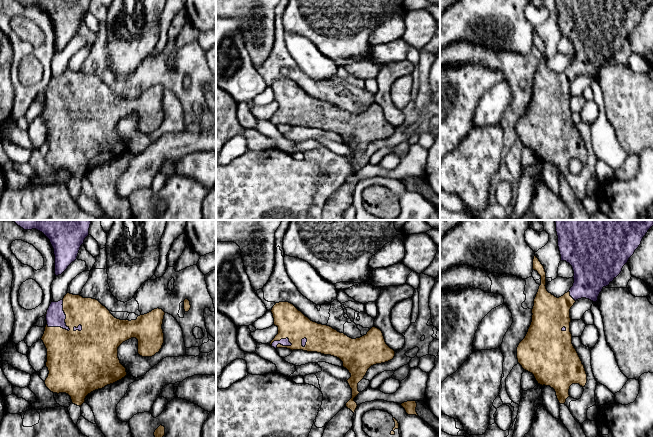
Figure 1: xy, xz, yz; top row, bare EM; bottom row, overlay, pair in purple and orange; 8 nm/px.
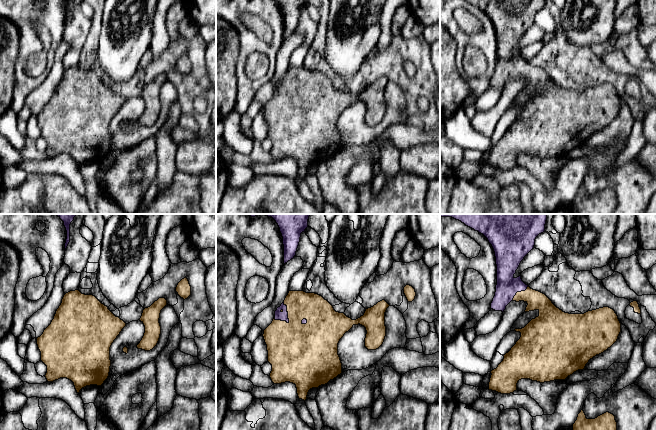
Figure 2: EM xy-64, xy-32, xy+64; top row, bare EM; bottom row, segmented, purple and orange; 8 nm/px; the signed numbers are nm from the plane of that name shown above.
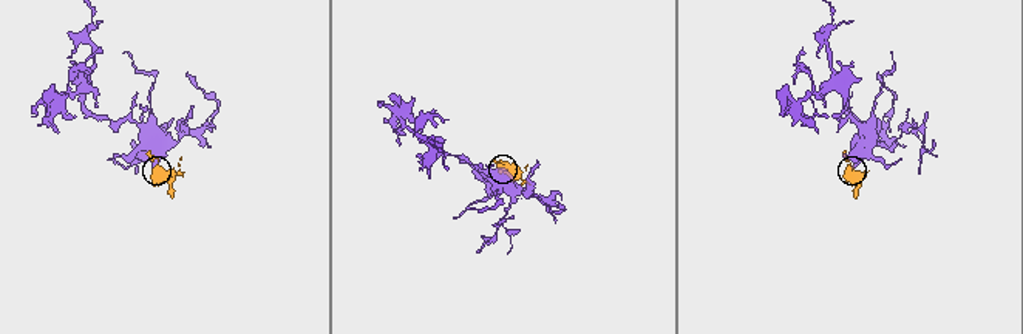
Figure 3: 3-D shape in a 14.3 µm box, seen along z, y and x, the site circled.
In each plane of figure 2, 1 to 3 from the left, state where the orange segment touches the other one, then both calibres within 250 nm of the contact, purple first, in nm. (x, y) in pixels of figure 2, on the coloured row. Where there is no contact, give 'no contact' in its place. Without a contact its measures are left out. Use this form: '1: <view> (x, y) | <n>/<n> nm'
1: no contact
2: xy-32 (287, 313) | 80/360 nm
3: xy+64 (519, 291) | 180/150 nm

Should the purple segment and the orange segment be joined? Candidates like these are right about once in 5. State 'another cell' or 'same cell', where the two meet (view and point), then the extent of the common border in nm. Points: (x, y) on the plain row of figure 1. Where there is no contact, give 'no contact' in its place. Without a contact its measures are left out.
same cell | xy (65, 91) | 260 nm

